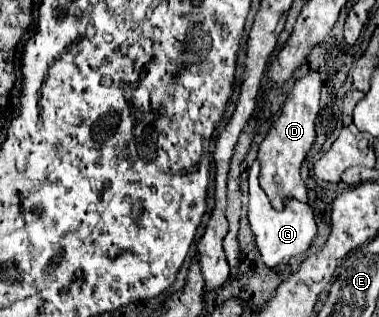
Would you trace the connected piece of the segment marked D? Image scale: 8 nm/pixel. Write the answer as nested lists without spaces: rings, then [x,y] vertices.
[[[316,70],[304,76],[302,80],[298,80],[292,94],[284,102],[280,116],[274,120],[268,136],[260,144],[260,150],[258,150],[260,186],[268,194],[276,210],[282,210],[288,198],[296,198],[298,202],[308,204],[308,192],[306,192],[306,184],[300,178],[300,168],[302,168],[302,162],[306,160],[306,154],[316,142],[316,116],[320,110],[318,108],[320,88],[322,88],[322,80]]]

